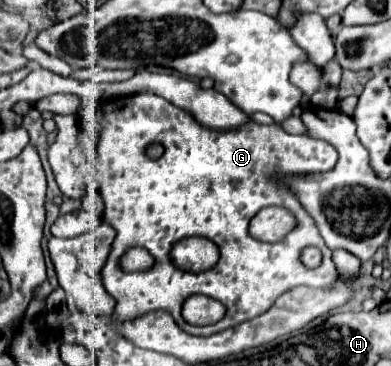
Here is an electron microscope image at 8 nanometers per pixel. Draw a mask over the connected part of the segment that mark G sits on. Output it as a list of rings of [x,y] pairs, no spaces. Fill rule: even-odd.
[[[150,93],[114,97],[114,99],[106,101],[100,107],[100,125],[98,125],[96,133],[98,133],[98,145],[96,145],[94,159],[91,160],[87,154],[92,150],[92,146],[88,146],[88,129],[84,127],[84,119],[82,119],[78,143],[84,149],[85,159],[84,163],[80,165],[80,173],[84,177],[86,193],[94,189],[94,191],[100,191],[100,195],[102,195],[102,217],[98,217],[98,219],[101,220],[104,217],[104,221],[116,229],[112,251],[102,269],[102,285],[104,285],[104,275],[106,275],[106,291],[116,299],[116,309],[114,309],[116,321],[136,319],[138,315],[144,315],[146,311],[162,309],[162,311],[172,313],[178,327],[184,329],[186,333],[206,337],[206,335],[214,335],[218,331],[224,331],[242,321],[262,315],[264,311],[268,311],[274,305],[274,301],[282,293],[286,293],[294,287],[300,287],[300,285],[316,287],[316,289],[332,289],[334,287],[334,283],[338,279],[338,271],[330,259],[332,251],[324,245],[324,239],[320,237],[314,221],[310,219],[310,215],[306,215],[306,211],[294,199],[294,195],[286,187],[276,187],[274,179],[270,179],[276,175],[330,171],[338,161],[338,153],[330,143],[312,139],[308,135],[290,135],[290,133],[282,131],[276,123],[272,123],[272,125],[246,123],[246,125],[234,127],[232,131],[230,129],[216,131],[216,129],[200,125],[188,111],[172,105],[170,101],[166,101],[158,95],[150,95]],[[150,143],[164,145],[164,155],[160,159],[148,159],[144,155],[144,149]],[[270,205],[288,209],[296,219],[294,231],[290,231],[284,239],[280,239],[276,243],[258,241],[248,233],[248,223],[254,217],[254,213],[264,207],[270,207]],[[192,235],[206,237],[218,245],[220,259],[212,269],[202,271],[202,273],[188,273],[188,271],[178,269],[170,261],[168,253],[172,249],[172,243],[182,237],[192,237]],[[136,245],[148,249],[152,253],[152,257],[156,259],[156,265],[154,265],[154,269],[148,269],[144,273],[124,273],[118,267],[118,259],[128,247],[136,247]],[[306,247],[318,247],[322,251],[320,267],[308,269],[300,261],[300,253]],[[192,293],[208,295],[208,297],[224,303],[228,309],[224,319],[220,319],[214,325],[206,325],[206,327],[188,325],[182,319],[180,309],[182,309],[182,301]]]

